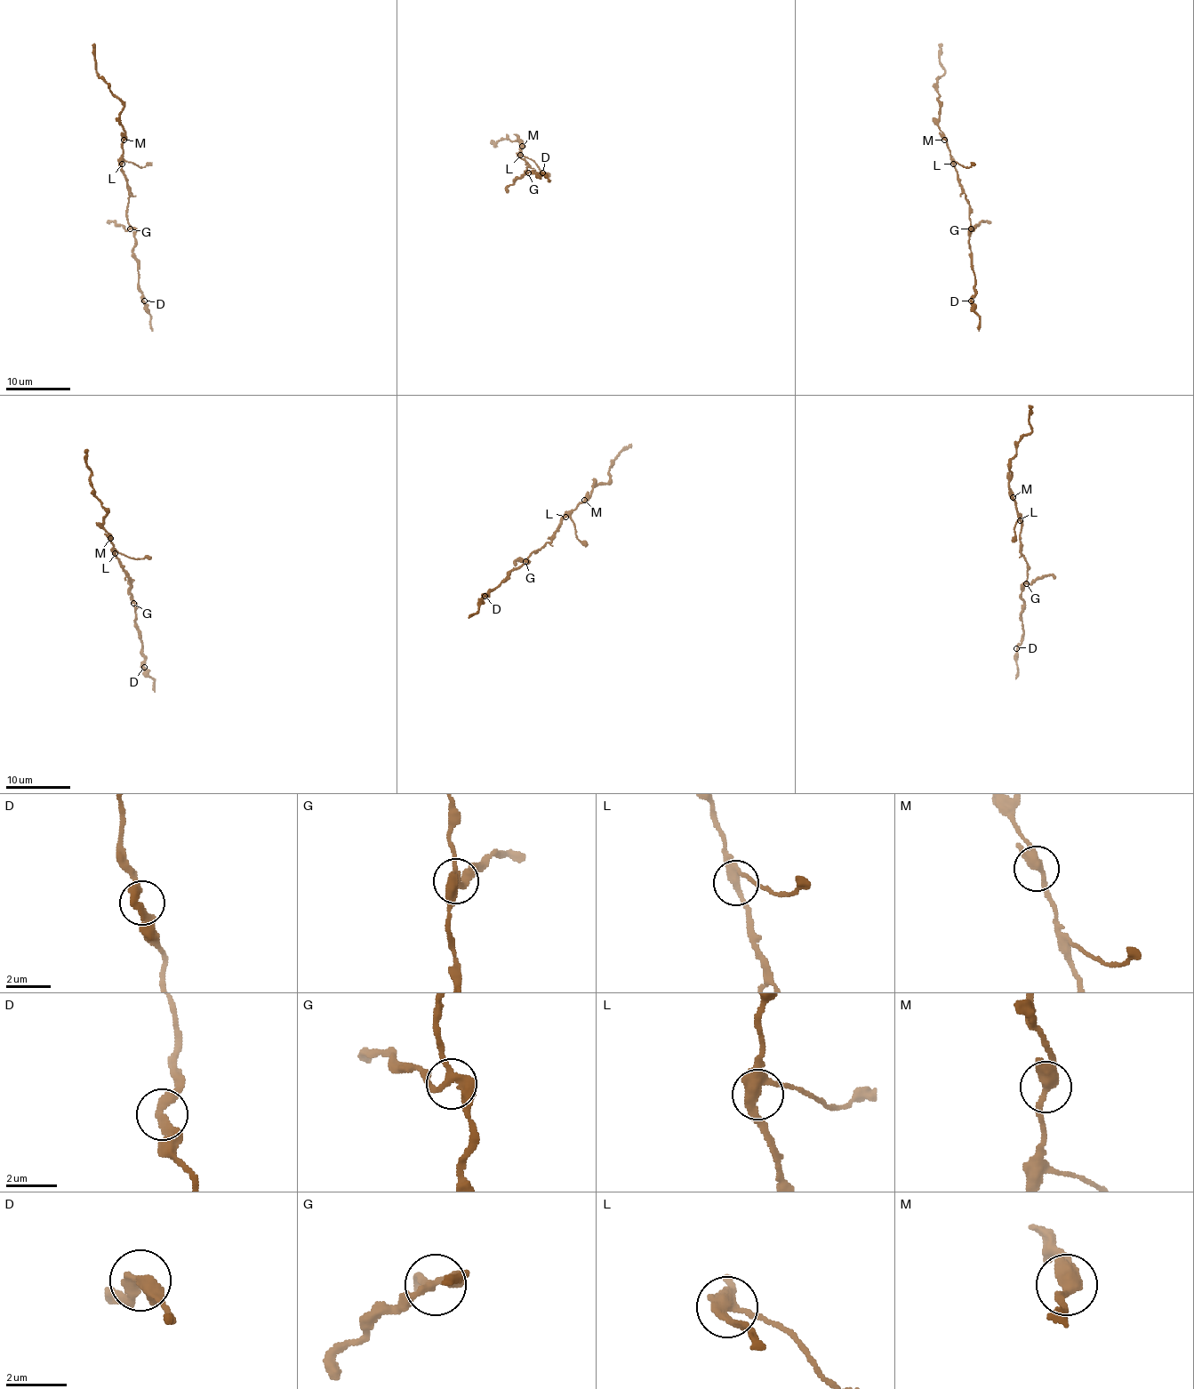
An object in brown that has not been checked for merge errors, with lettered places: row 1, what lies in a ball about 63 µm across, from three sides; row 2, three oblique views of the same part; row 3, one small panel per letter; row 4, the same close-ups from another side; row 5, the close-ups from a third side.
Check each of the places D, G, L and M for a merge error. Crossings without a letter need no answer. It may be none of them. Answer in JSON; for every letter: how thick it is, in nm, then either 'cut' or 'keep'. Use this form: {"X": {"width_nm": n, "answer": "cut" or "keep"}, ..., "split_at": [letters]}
{"D": {"width_nm": 300, "answer": "keep"}, "G": {"width_nm": 300, "answer": "keep"}, "L": {"width_nm": 320, "answer": "keep"}, "M": {"width_nm": 320, "answer": "keep"}, "split_at": []}

